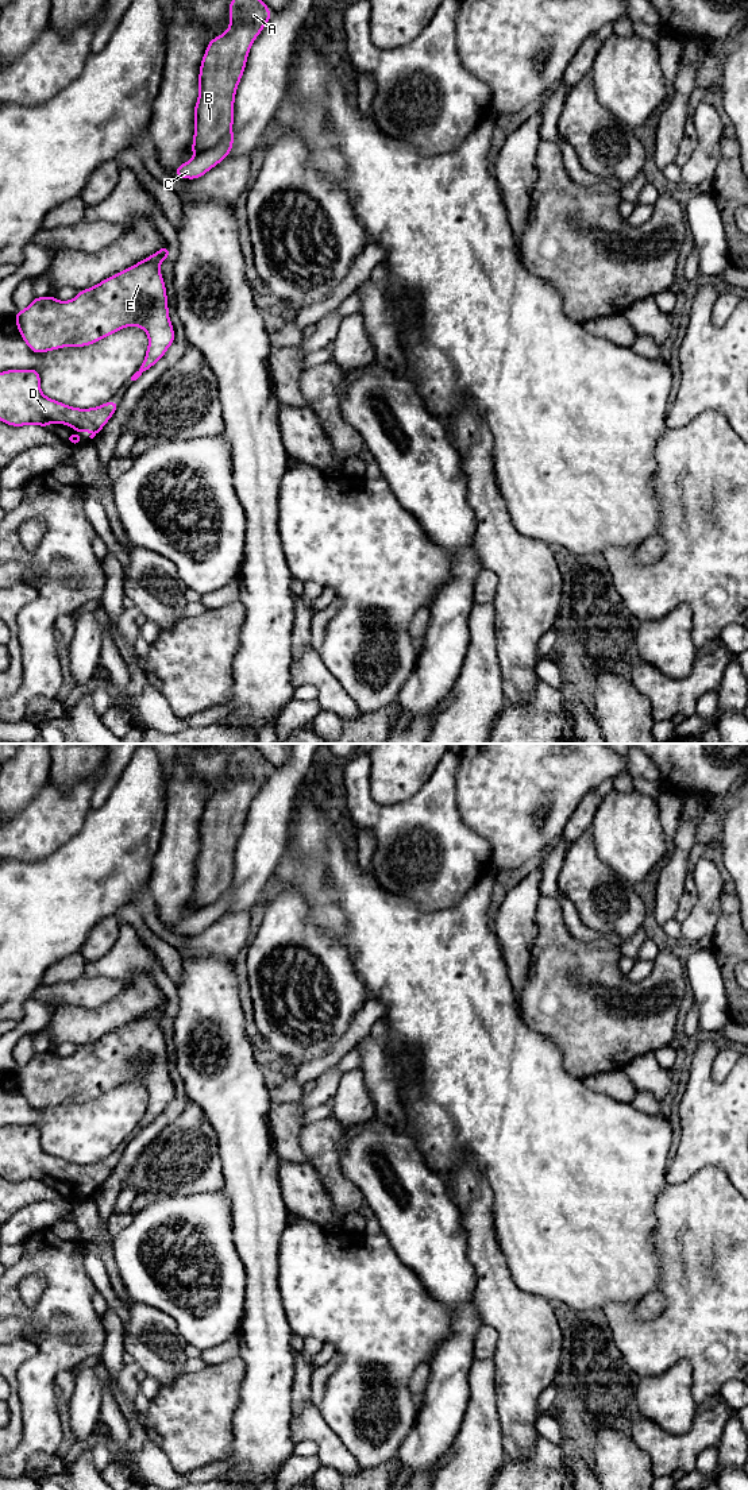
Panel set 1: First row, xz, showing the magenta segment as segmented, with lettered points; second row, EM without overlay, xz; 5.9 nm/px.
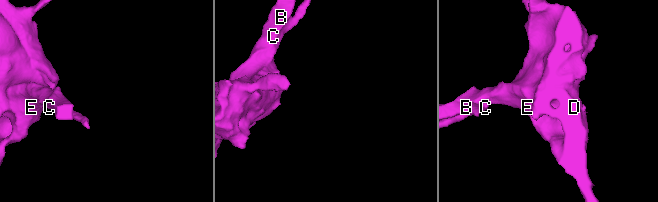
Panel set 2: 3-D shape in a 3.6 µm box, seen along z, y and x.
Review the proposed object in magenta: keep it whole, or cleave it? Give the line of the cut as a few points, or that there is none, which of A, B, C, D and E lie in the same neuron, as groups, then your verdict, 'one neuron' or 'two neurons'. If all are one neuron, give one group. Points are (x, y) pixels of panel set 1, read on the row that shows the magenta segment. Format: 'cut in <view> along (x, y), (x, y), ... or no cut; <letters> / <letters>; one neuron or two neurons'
cut in xz along (231, 130), (215, 146), (195, 155); A B D E / C; two neurons

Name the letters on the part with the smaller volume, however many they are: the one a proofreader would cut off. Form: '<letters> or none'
C

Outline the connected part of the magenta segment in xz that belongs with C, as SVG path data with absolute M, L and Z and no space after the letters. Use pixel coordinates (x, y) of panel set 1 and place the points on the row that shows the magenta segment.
M231 131L216 147L194 155L190 161L180 165L173 174L186 180L200 178L223 159L225 159L231 153L232 146L234 132Z

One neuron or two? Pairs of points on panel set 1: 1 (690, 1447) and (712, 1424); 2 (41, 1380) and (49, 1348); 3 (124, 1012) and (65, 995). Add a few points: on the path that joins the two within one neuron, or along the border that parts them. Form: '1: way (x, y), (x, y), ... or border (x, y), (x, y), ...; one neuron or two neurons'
1: way (694, 1442), (706, 1429); one neuron
2: way (41, 1371), (49, 1357); one neuron
3: border (127, 987), (95, 1007), (68, 1004); two neurons

